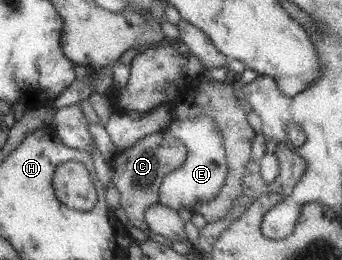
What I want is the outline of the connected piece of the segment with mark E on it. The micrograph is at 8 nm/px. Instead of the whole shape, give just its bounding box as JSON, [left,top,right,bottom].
[158,115,228,211]

